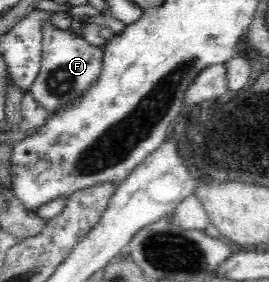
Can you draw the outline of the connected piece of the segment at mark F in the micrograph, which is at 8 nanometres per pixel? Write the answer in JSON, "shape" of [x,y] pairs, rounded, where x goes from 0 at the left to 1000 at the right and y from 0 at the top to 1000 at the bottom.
{"shape":[[[193,89],[164,96],[164,145],[156,145],[156,184],[164,199],[152,206],[152,245],[130,277],[126,298],[108,312],[104,330],[134,351],[145,372],[164,376],[186,401],[219,397],[230,383],[257,376],[264,358],[283,358],[290,344],[305,344],[320,319],[364,287],[383,230],[383,181],[375,167],[349,167],[331,149],[316,149],[301,131],[275,121],[260,103],[230,110],[230,103],[197,103]]]}

